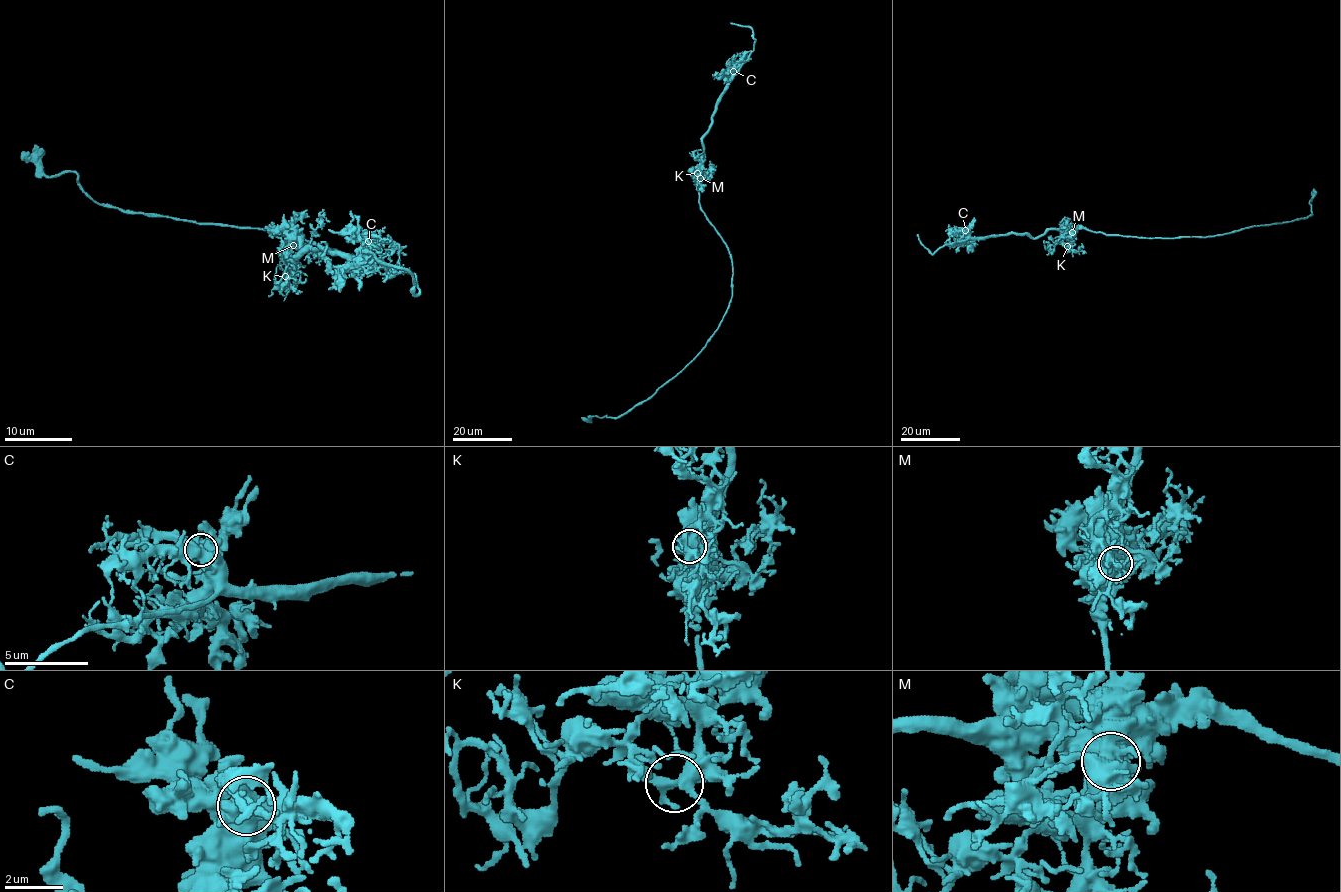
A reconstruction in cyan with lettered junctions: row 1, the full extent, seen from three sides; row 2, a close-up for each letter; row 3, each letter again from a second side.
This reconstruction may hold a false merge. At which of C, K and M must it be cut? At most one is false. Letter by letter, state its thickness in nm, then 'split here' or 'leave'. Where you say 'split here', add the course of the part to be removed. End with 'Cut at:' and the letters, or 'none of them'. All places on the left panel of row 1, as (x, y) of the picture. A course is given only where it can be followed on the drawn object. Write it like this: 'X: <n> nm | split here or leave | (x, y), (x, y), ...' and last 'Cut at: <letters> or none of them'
C: 600 nm | leave
K: 380 nm | leave
M: 650 nm | split here | (294, 244), (297, 253), (294, 271), (282, 283), (289, 264), (296, 270)
Cut at: M

